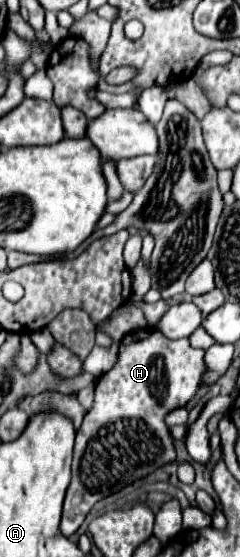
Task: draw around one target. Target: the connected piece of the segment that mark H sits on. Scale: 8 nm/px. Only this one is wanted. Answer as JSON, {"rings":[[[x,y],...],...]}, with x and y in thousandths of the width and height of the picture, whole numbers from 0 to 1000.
{"rings":[[[642,589],[567,592],[508,607],[492,650],[408,679],[392,729],[317,779],[300,865],[250,937],[267,962],[300,962],[342,944],[408,898],[733,826],[683,747],[817,707],[850,664],[850,628],[800,625],[783,607],[700,610]]]}

